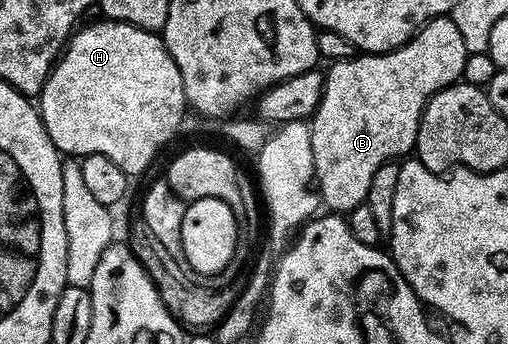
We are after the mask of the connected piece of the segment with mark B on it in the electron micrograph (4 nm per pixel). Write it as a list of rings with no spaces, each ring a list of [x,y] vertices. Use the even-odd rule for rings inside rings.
[[[439,16],[437,20],[425,24],[412,39],[393,52],[355,54],[327,65],[322,98],[310,118],[310,138],[306,144],[314,154],[314,184],[320,193],[323,207],[329,213],[347,214],[359,204],[365,203],[374,170],[383,164],[407,157],[415,149],[418,126],[428,99],[463,77],[468,55],[470,53],[466,50],[466,42],[462,42],[458,26],[454,26],[448,16]]]

